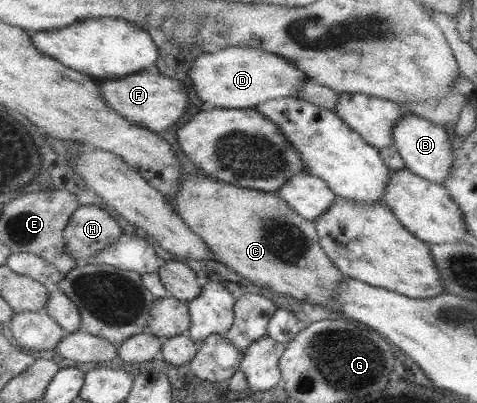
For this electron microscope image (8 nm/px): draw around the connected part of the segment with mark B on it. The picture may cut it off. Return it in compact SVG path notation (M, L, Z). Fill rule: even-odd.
M406 113L395 127L394 138L395 147L410 171L442 185L452 179L451 171L455 170L455 146L451 142L451 136L446 133L446 128L429 119Z

